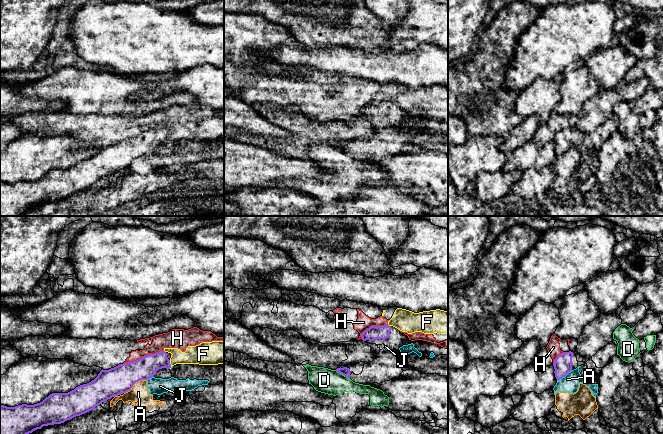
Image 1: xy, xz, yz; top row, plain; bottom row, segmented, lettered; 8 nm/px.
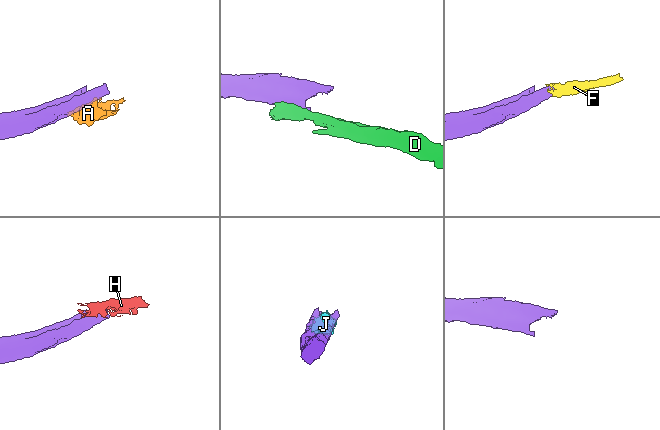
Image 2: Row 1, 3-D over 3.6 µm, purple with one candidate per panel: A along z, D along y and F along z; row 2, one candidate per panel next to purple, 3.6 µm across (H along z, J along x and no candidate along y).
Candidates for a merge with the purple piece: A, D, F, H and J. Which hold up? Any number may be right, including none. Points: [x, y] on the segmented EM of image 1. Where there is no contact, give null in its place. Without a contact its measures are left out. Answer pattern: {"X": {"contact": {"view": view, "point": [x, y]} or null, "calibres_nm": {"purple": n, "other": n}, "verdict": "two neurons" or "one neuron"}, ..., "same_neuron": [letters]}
{"A": {"contact": {"view": "xy", "point": [134, 383]}, "calibres_nm": {"purple": 220, "other": 140}, "verdict": "two neurons"}, "D": {"contact": {"view": "xz", "point": [342, 374]}, "calibres_nm": {"purple": 70, "other": 200}, "verdict": "two neurons"}, "F": {"contact": {"view": "xy", "point": [169, 363]}, "calibres_nm": {"purple": 180, "other": 150}, "verdict": "two neurons"}, "H": {"contact": {"view": "xy", "point": [144, 356]}, "calibres_nm": {"purple": 200, "other": 130}, "verdict": "two neurons"}, "J": {"contact": {"view": "yz", "point": [564, 376]}, "calibres_nm": {"purple": 140, "other": 110}, "verdict": "two neurons"}, "same_neuron": []}

